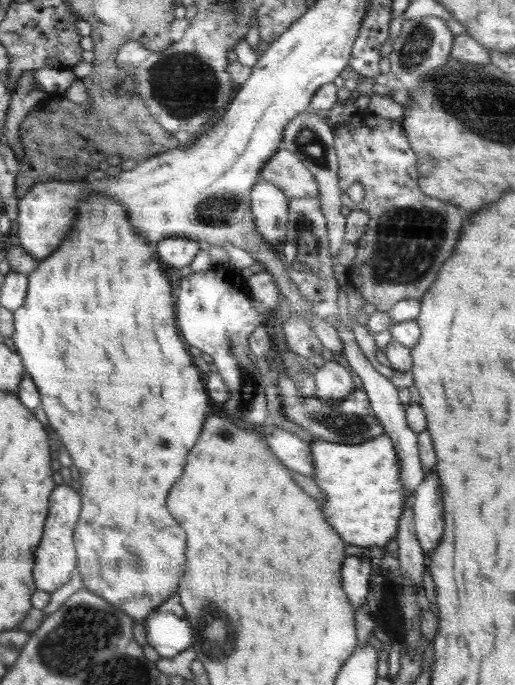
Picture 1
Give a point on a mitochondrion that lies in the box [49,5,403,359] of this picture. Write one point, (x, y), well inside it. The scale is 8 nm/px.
(186, 86)

